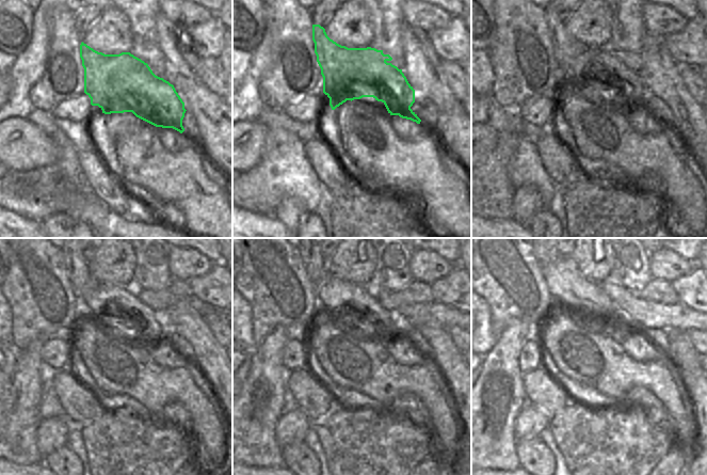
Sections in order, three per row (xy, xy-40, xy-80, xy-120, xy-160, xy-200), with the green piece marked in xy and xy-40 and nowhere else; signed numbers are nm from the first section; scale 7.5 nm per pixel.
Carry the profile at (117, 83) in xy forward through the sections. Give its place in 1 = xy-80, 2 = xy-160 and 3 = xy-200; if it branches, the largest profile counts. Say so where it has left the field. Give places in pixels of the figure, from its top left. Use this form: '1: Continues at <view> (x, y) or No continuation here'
1: Continues at xy-80 (573, 58)
2: Continues at xy-160 (316, 265)
3: Continues at xy-200 (543, 259).

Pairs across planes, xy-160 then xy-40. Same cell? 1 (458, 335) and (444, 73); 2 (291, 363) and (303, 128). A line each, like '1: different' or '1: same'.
1: same
2: different

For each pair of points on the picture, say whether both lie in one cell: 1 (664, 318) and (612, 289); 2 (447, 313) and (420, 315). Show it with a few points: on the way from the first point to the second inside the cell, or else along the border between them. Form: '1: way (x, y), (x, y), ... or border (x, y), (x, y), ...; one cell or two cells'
1: way (652, 315), (638, 311), (625, 299); one cell
2: way (440, 314), (427, 314); one cell

